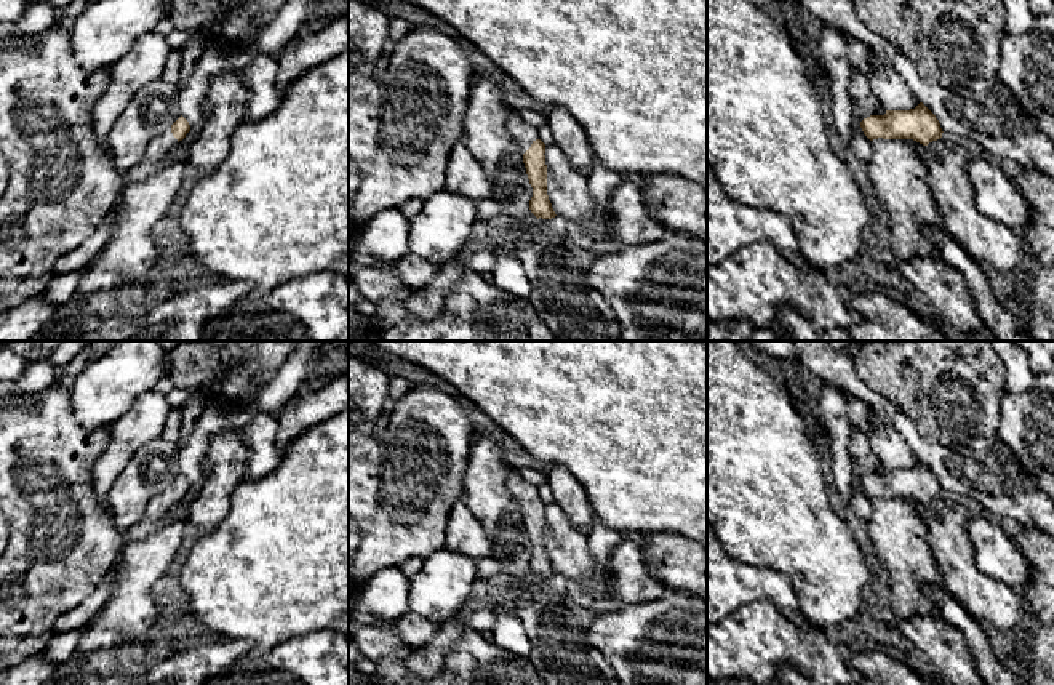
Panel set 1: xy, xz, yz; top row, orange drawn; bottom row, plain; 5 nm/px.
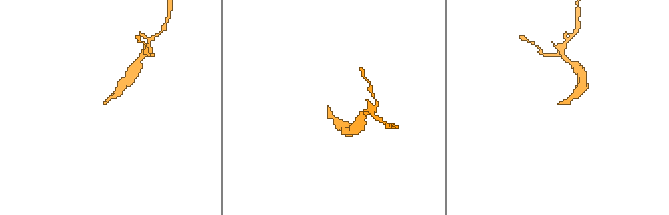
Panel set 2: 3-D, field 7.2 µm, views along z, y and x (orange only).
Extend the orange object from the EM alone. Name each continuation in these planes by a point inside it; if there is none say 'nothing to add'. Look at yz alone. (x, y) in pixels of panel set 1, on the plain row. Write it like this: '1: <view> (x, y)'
nothing to add

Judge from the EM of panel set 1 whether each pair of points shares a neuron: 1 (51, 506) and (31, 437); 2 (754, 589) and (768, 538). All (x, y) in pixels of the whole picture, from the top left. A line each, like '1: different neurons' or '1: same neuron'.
1: same neuron
2: different neurons

